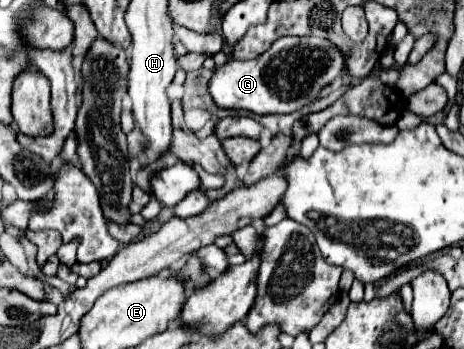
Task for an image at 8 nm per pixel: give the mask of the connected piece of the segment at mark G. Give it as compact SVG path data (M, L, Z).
M281 37L269 51L251 61L229 59L209 79L209 93L221 109L243 109L257 115L293 113L317 99L319 91L343 73L345 57L321 37Z

